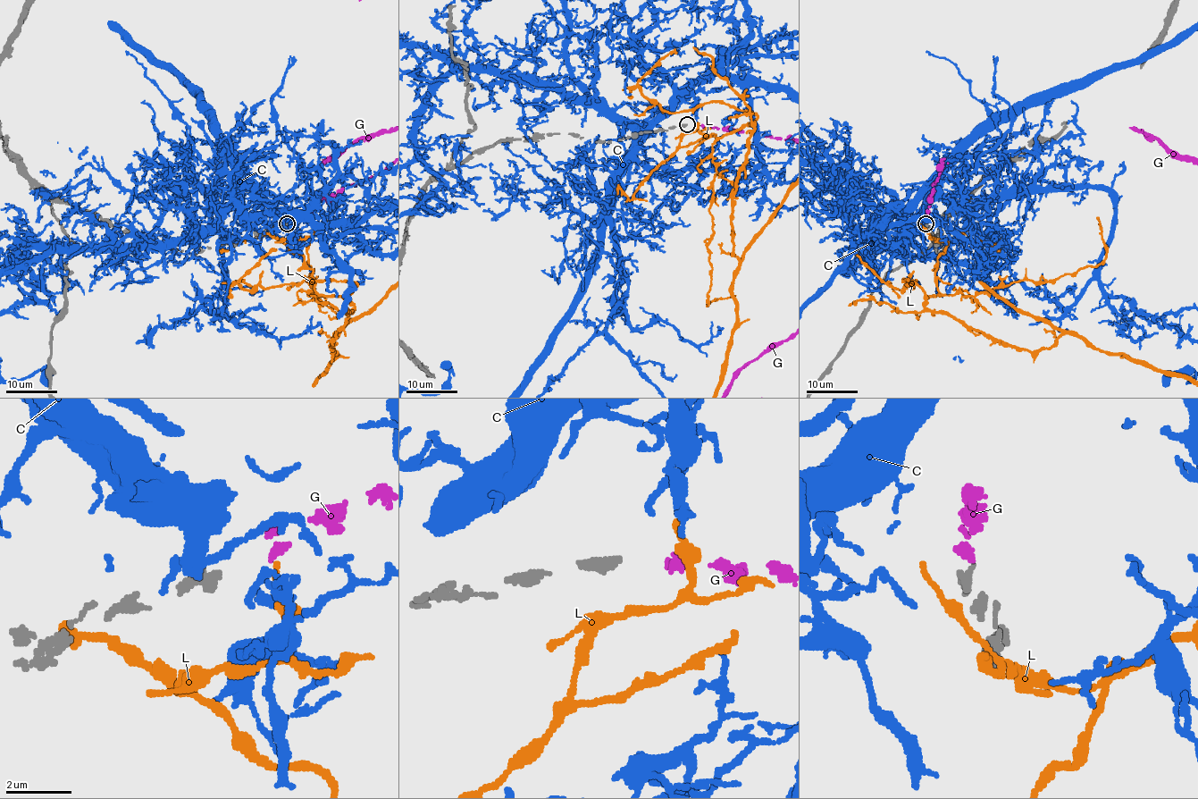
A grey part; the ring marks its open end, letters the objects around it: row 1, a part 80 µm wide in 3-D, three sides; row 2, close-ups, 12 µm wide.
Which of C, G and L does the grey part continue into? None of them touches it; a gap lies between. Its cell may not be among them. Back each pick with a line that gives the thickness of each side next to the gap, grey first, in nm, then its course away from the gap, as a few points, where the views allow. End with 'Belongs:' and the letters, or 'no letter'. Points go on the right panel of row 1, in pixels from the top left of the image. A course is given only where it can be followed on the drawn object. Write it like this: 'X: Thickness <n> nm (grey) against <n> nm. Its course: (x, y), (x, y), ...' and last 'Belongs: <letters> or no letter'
G: Thickness 300 nm (grey) against 260 nm
Belongs: G

